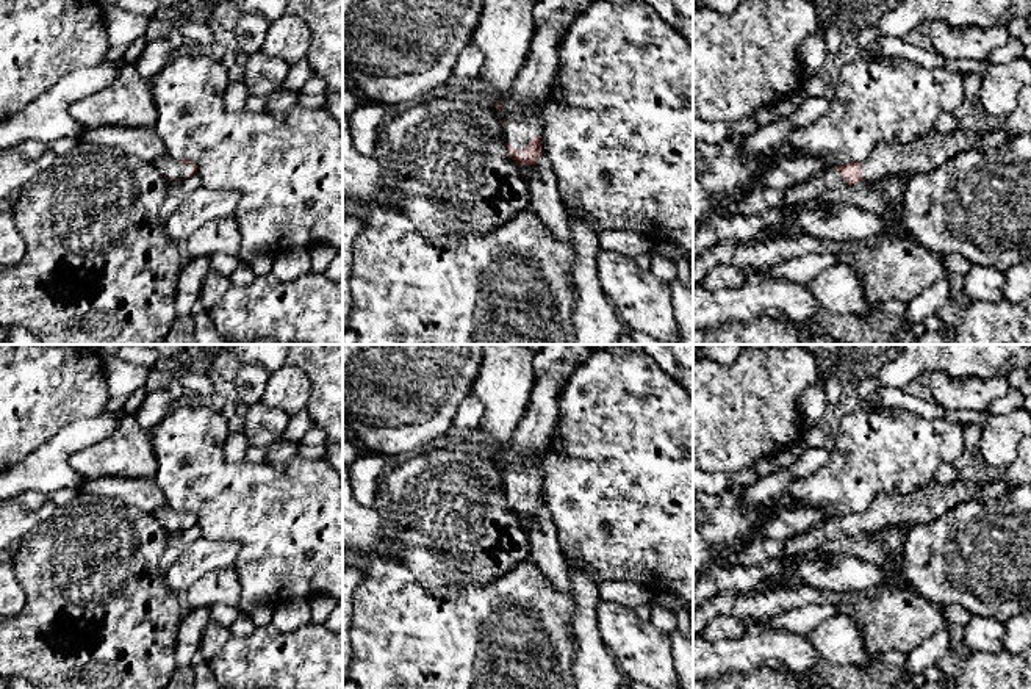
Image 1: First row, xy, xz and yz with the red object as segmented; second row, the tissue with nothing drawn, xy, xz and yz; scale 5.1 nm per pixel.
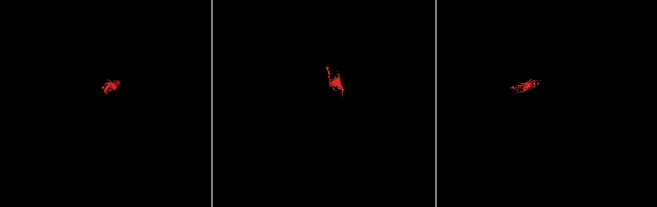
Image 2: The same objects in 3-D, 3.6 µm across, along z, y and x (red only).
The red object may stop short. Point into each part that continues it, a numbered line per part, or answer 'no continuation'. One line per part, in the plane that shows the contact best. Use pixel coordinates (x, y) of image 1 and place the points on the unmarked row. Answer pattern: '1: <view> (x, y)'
1: xy (166, 515)
2: xz (521, 476)

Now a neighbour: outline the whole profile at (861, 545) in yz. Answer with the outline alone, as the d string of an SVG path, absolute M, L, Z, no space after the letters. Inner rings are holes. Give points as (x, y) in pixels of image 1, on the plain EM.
M859 532L856 536L848 536L843 539L831 540L818 550L814 550L807 554L810 561L817 557L835 557L835 556L854 556L867 562L884 562L886 548L881 539L881 532L868 534Z

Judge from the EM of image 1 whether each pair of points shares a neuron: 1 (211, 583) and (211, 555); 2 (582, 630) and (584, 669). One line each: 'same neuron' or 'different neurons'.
1: different neurons
2: same neuron

